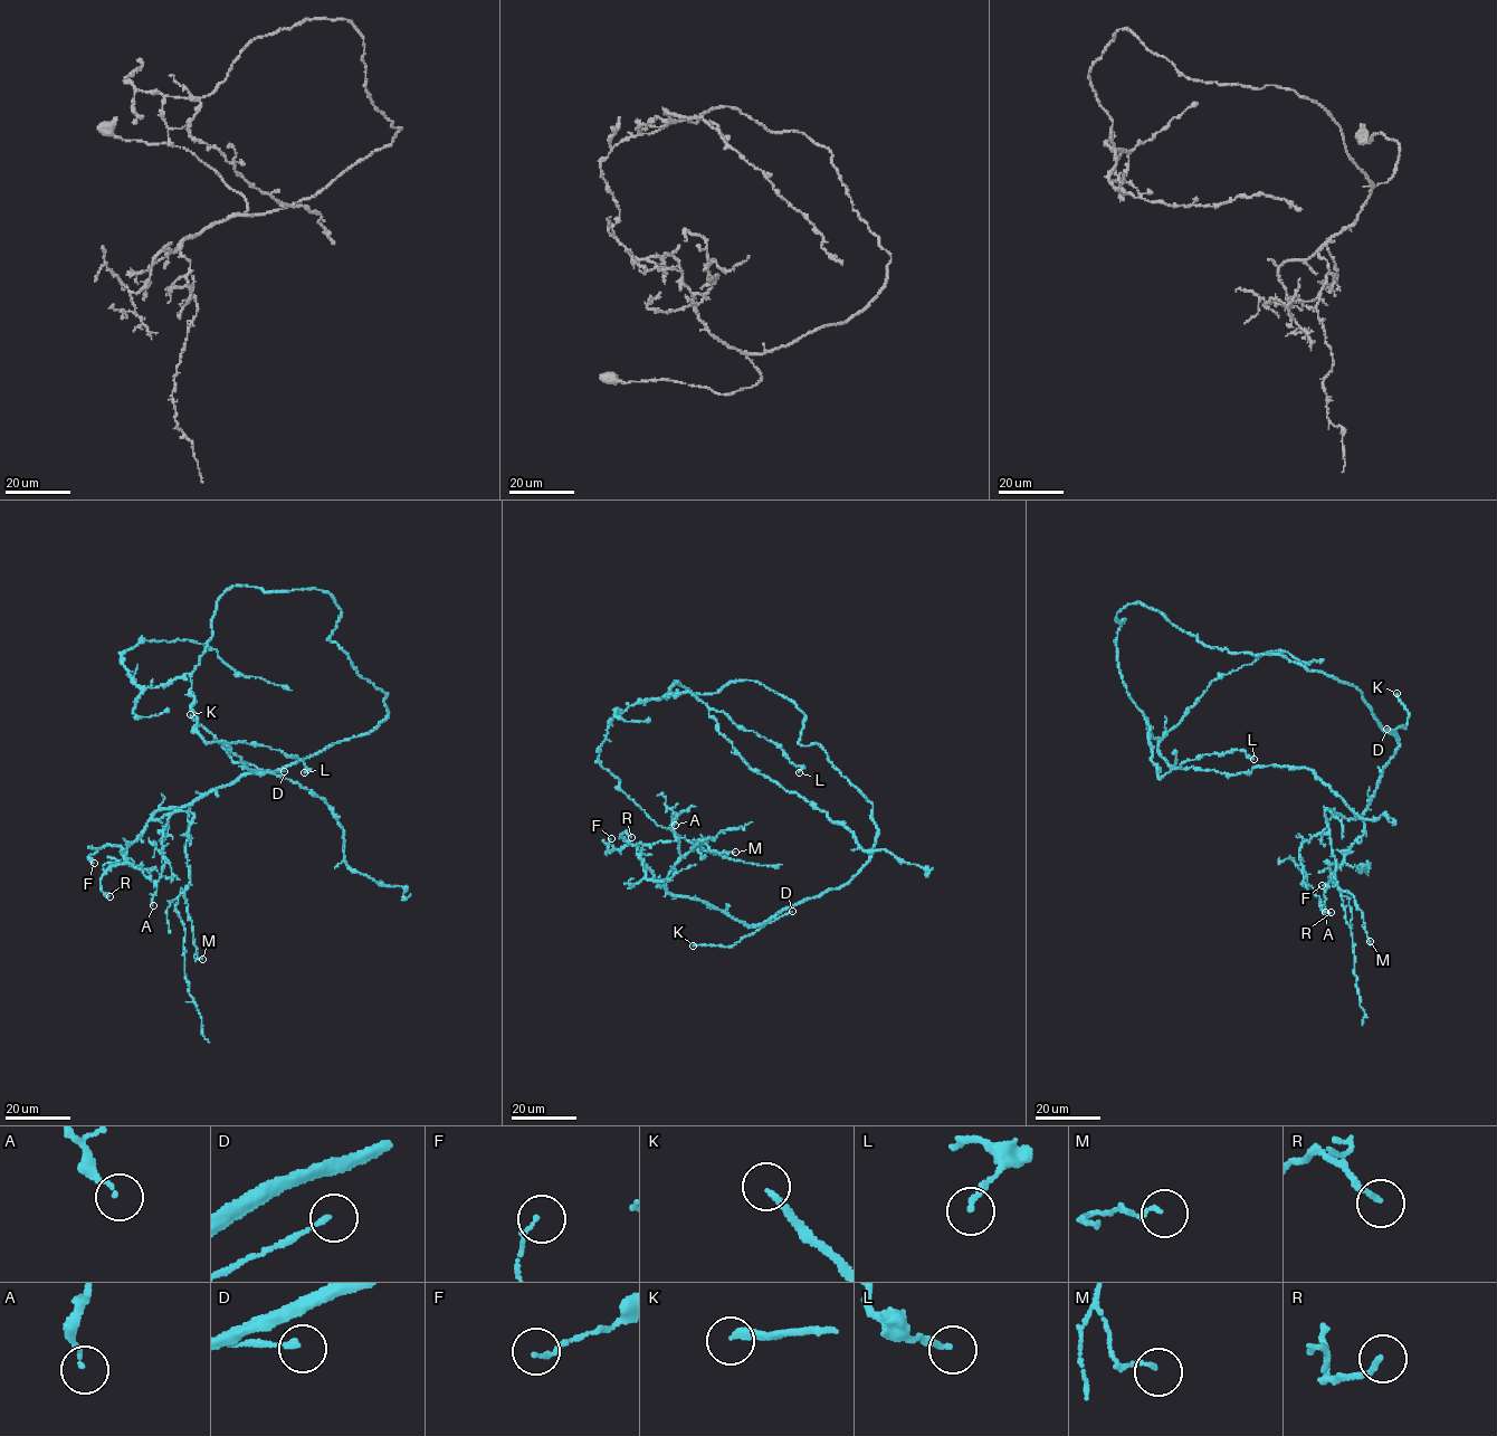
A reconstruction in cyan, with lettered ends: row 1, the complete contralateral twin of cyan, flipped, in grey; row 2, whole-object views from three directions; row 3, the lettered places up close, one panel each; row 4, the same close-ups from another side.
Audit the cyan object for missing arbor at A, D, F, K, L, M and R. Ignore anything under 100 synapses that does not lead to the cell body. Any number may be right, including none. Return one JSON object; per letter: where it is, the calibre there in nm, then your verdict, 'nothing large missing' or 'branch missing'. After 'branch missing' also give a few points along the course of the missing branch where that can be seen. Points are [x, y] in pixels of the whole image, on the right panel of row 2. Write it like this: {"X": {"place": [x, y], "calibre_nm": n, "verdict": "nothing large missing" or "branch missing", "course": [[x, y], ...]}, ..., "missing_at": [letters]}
{"A": {"place": [1325, 912], "calibre_nm": 110, "verdict": "nothing large missing"}, "D": {"place": [1386, 729], "calibre_nm": 160, "verdict": "nothing large missing"}, "F": {"place": [1322, 885], "calibre_nm": 110, "verdict": "nothing large missing"}, "K": {"place": [1397, 693], "calibre_nm": 220, "verdict": "branch missing", "course": [[1397, 693], [1385, 685], [1389, 678], [1386, 686], [1379, 692], [1382, 695]]}, "L": {"place": [1254, 759], "calibre_nm": 180, "verdict": "nothing large missing"}, "M": {"place": [1370, 941], "calibre_nm": 110, "verdict": "nothing large missing"}, "R": {"place": [1331, 912], "calibre_nm": 180, "verdict": "nothing large missing"}, "missing_at": ["K"]}

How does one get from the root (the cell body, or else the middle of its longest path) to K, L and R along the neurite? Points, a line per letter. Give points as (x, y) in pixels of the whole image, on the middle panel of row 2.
K: (811, 744), (820, 745), (873, 805), (878, 835), (870, 858), (846, 884), (785, 907), (733, 945), (693, 945)
L: (811, 744), (799, 742), (798, 705), (754, 681), (703, 694), (676, 681), (665, 696), (692, 692), (799, 772)
R: (811, 744), (873, 805), (870, 858), (846, 884), (745, 925), (670, 895), (641, 843), (619, 836), (631, 837)

